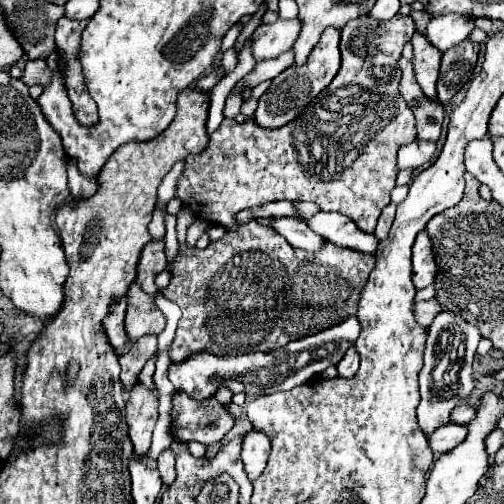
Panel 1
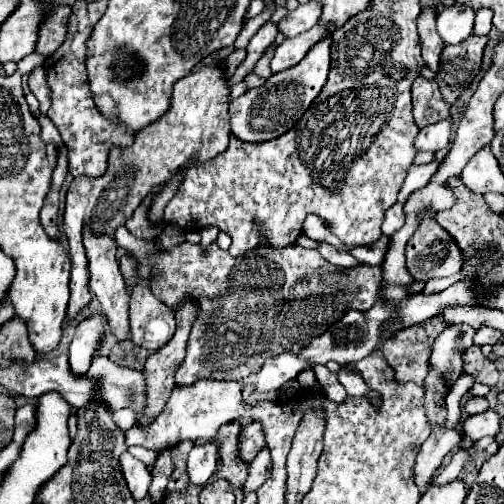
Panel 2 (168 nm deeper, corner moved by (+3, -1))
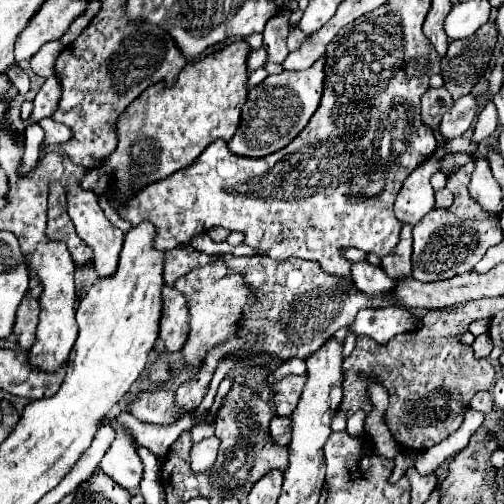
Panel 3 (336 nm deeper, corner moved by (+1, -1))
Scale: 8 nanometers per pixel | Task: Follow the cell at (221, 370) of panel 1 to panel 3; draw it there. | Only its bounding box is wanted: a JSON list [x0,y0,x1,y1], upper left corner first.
[335,306,421,344]

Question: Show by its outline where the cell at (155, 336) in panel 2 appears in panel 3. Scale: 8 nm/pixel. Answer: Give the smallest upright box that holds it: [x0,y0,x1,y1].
[159,286,189,352]

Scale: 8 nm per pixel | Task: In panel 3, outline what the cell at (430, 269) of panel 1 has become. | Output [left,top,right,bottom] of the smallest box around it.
[413,208,503,282]

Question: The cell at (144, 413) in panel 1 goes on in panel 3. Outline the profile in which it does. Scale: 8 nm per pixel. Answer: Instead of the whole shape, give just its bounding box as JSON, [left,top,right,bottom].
[175,262,253,368]

